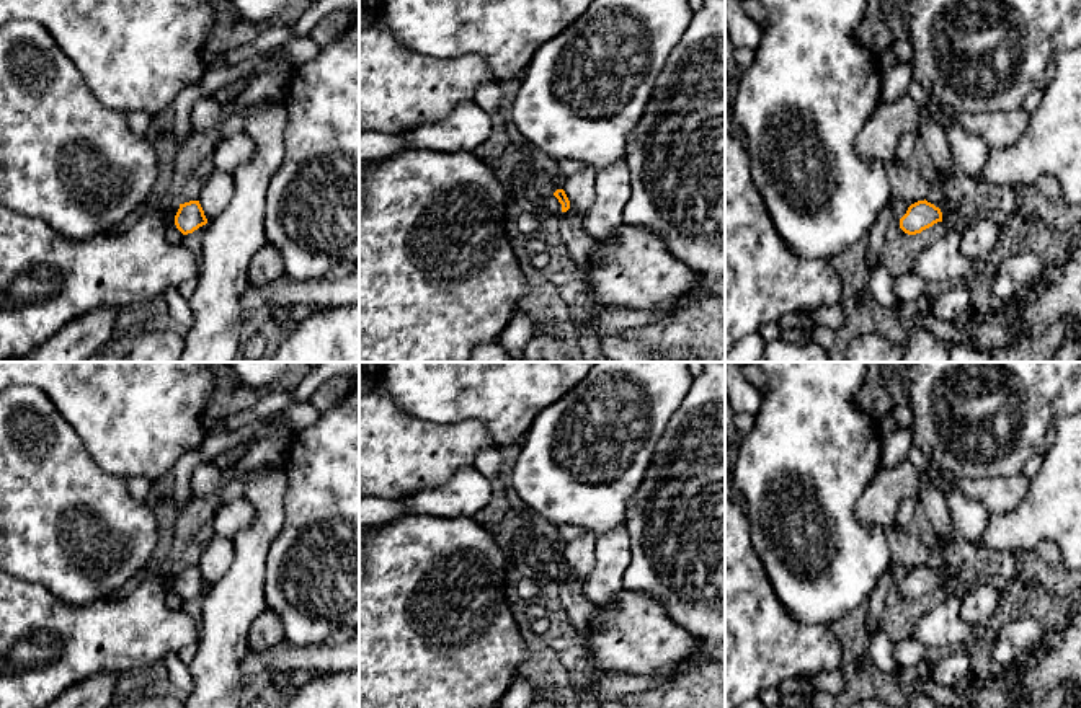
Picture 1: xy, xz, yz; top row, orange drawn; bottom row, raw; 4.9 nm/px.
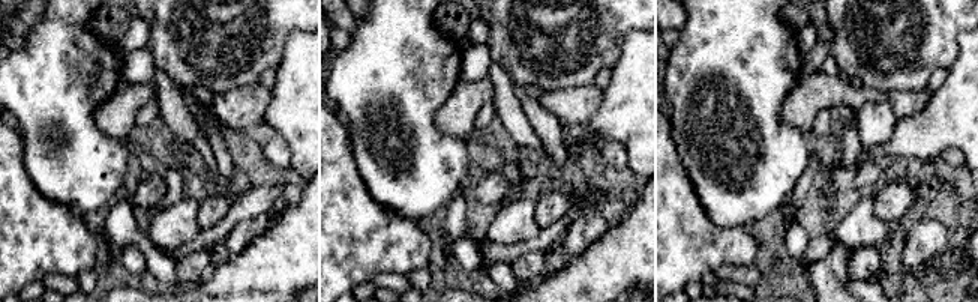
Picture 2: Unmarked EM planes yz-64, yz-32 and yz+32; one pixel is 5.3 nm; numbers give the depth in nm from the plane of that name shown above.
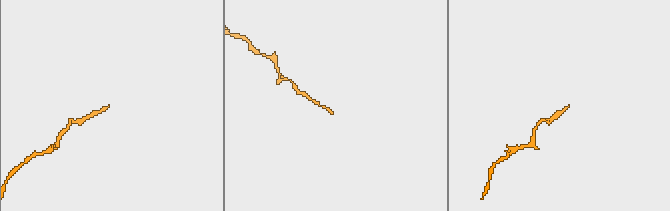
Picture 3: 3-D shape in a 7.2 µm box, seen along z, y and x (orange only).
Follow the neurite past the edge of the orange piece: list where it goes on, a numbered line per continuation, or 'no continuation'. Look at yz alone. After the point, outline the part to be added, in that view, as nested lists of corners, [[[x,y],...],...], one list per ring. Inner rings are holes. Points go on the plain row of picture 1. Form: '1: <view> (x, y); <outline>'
1: yz (949, 576); [[[942,568],[939,571],[941,577],[942,577],[942,587],[950,587],[957,579],[970,579],[970,571],[967,568],[960,568],[960,569],[949,569],[949,568]]]

